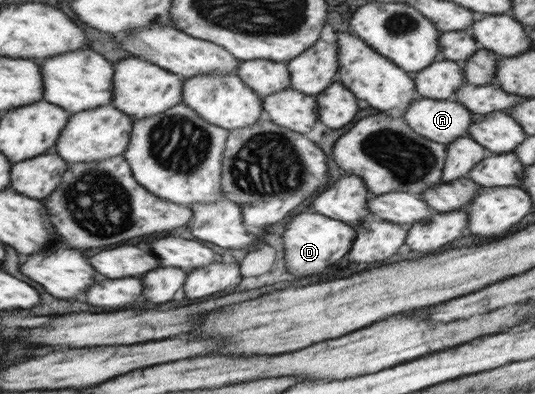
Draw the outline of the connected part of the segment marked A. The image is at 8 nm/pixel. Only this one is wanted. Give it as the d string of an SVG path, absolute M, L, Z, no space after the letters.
M422 96L408 107L404 117L404 120L423 137L444 144L446 147L449 143L454 143L458 137L469 136L468 129L471 128L474 119L475 115L453 98L437 100Z

